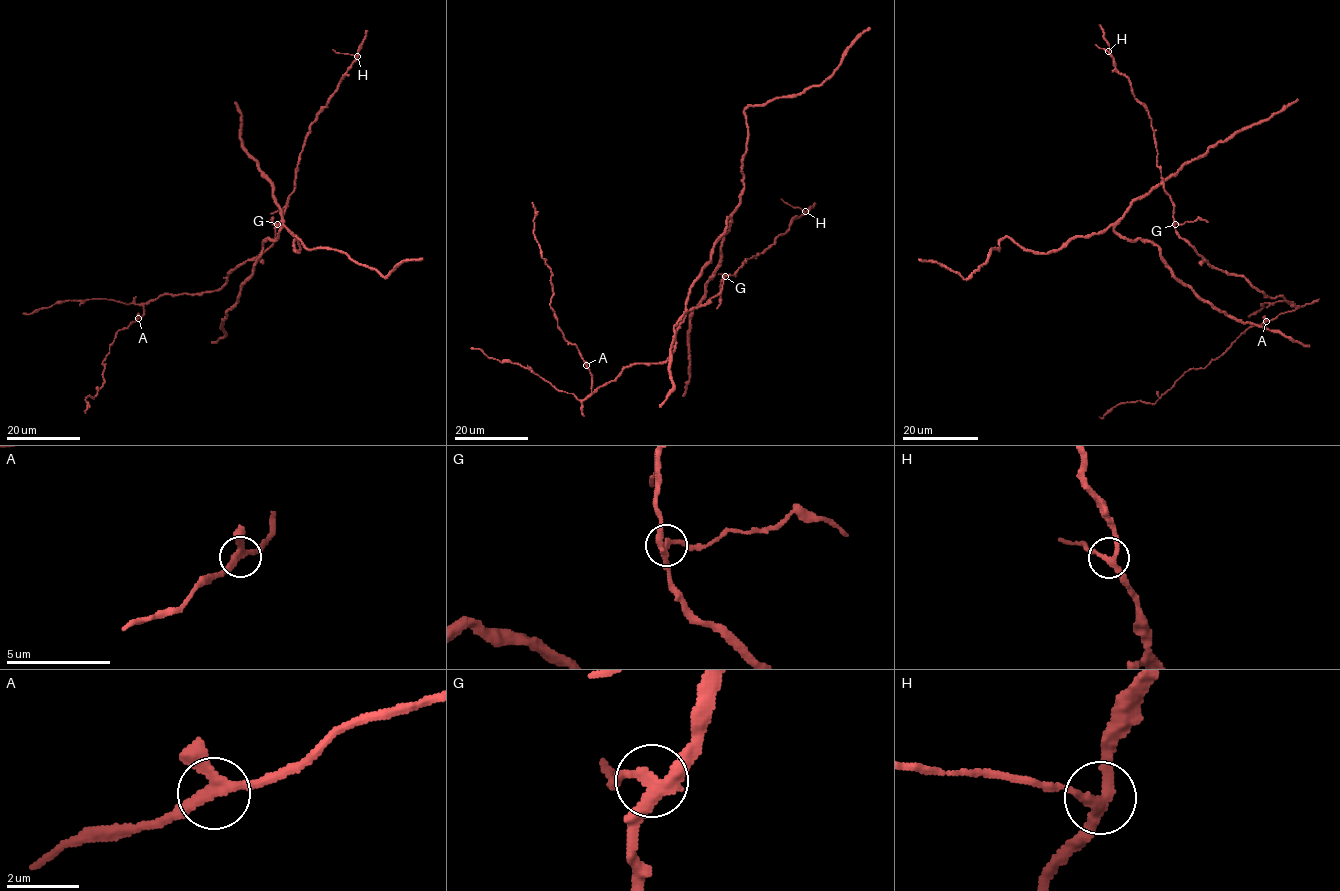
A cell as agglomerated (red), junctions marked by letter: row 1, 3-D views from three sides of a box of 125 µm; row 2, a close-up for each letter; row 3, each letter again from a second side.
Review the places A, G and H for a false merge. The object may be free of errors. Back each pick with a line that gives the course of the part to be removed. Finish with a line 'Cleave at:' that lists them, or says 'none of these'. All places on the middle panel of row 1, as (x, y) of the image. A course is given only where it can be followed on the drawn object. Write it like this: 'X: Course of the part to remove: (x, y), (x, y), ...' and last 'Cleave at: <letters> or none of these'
G: Course of the part to remove: (724, 277), (720, 288), (721, 302), (716, 309)
Cleave at: G

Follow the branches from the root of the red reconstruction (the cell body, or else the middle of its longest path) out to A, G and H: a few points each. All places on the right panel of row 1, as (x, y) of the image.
A: (1191, 247), (1214, 267), (1230, 275), (1243, 276), (1265, 296), (1282, 297), (1295, 308), (1266, 321)
G: (1191, 247), (1179, 235), (1175, 224)
H: (1191, 247), (1175, 229), (1172, 202), (1157, 165), (1149, 111), (1135, 97), (1129, 79), (1116, 68), (1108, 51)

